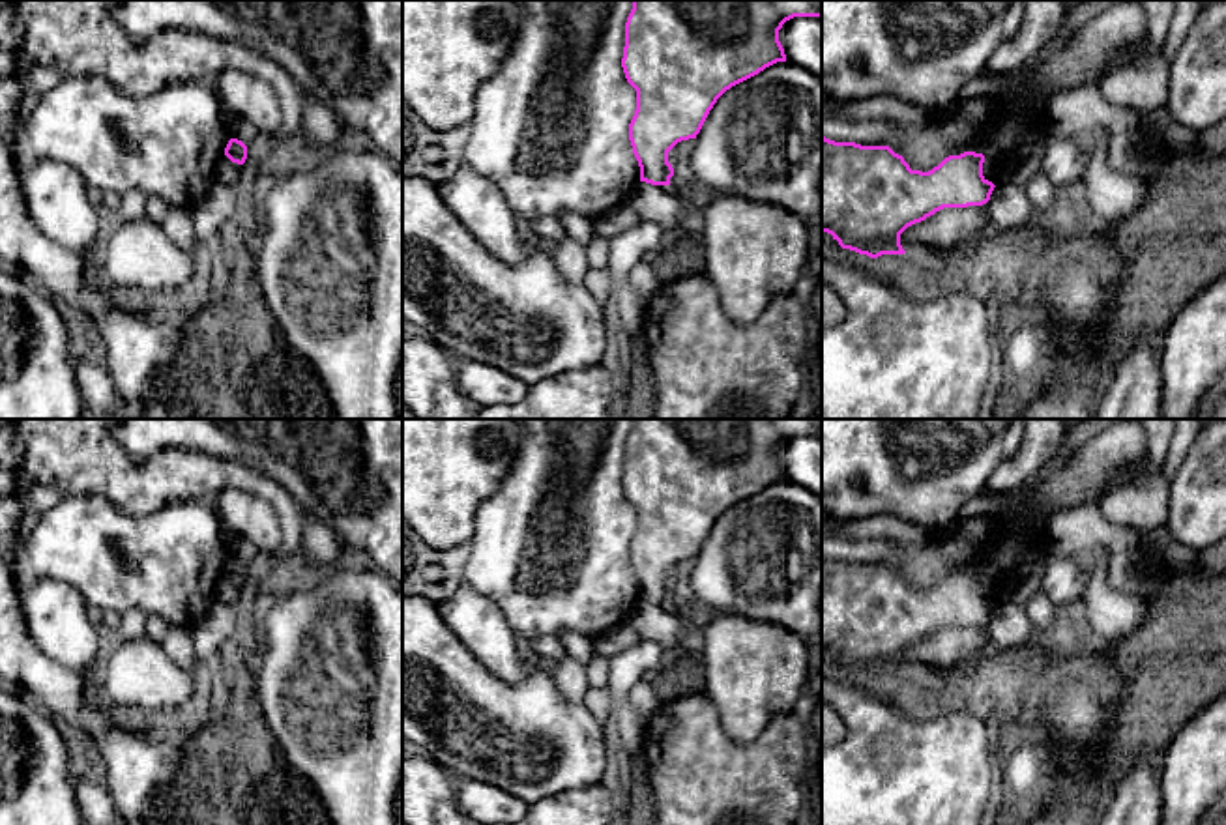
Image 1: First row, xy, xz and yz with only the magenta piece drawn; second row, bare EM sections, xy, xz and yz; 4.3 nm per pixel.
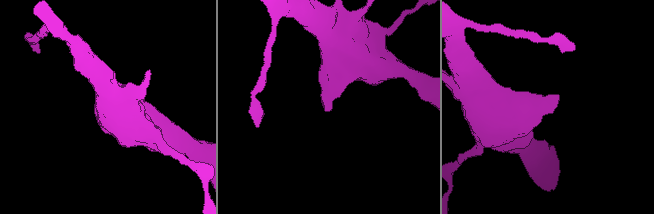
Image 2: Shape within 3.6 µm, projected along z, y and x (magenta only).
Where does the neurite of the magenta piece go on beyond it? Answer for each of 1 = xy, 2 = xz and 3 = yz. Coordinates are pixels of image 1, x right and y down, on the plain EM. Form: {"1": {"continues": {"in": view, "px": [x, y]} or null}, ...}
{"1": {"continues": null}, "2": {"continues": null}, "3": {"continues": null}}

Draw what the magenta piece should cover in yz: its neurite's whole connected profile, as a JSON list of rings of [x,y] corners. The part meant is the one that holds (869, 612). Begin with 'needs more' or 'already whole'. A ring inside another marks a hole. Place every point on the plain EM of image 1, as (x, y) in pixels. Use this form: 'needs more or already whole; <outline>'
already whole; [[[822,556],[822,651],[842,668],[878,677],[904,673],[900,653],[943,627],[983,625],[994,602],[983,595],[985,574],[964,571],[945,576],[928,591],[912,589],[889,565],[861,565]]]

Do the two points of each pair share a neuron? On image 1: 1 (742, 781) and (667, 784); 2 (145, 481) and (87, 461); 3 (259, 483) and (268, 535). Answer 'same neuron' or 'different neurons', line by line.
1: same neuron
2: same neuron
3: different neurons

